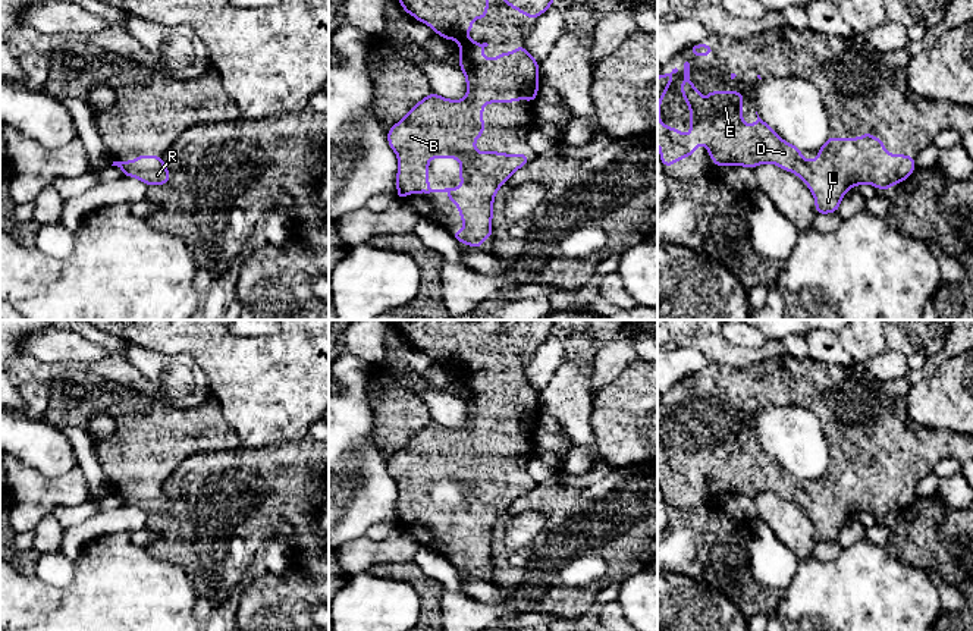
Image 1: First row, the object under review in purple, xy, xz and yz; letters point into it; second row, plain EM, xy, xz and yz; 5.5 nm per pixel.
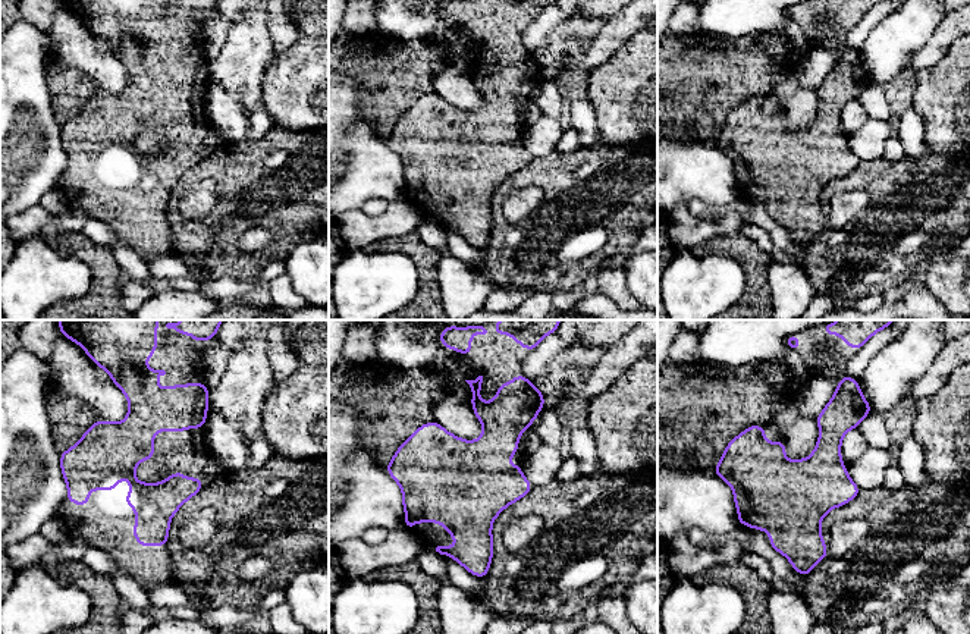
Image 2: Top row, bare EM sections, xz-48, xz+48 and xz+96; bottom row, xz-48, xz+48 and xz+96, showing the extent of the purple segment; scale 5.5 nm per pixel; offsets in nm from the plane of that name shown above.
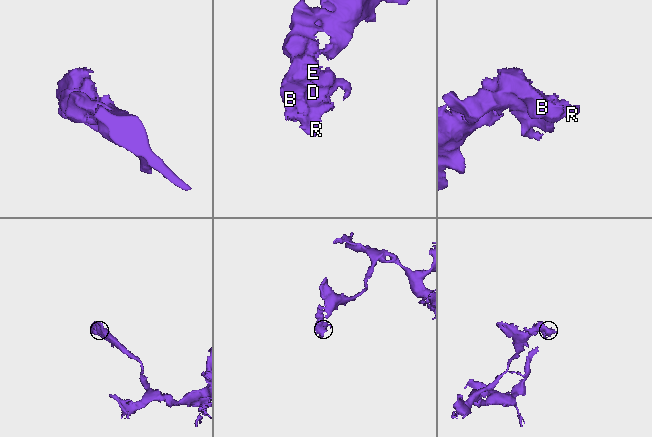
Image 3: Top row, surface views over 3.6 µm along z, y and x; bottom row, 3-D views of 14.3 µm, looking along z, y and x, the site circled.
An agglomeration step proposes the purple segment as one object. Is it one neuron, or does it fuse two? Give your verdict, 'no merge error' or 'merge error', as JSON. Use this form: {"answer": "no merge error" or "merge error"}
{"answer": "no merge error"}

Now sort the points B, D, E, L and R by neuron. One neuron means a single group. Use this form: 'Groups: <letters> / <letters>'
Groups: B D E L R

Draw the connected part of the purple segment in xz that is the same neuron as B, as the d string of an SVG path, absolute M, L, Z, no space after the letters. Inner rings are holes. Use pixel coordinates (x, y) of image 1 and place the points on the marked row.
M399 0L402 9L417 21L427 23L445 40L459 43L459 68L467 79L465 100L446 100L436 92L430 92L418 101L408 114L387 131L387 142L396 153L399 167L396 175L396 200L404 201L407 194L448 192L449 203L459 207L459 217L467 225L465 230L452 230L452 236L462 244L480 249L481 241L493 235L492 216L493 200L498 189L520 167L530 161L530 154L502 154L498 151L478 153L474 142L484 134L483 106L486 103L512 103L528 100L536 103L539 91L539 60L533 59L525 45L518 45L511 53L500 53L496 59L484 59L483 48L487 43L478 44L468 40L473 29L473 18L486 19L486 7L490 0ZM433 157L461 160L459 179L462 188L431 189L429 186L429 160Z

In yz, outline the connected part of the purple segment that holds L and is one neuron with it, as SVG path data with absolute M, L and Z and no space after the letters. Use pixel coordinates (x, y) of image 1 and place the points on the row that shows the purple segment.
M684 63L684 82L678 90L684 94L684 101L690 106L690 136L685 138L684 132L678 132L674 126L660 125L660 100L666 95L668 87L672 84L672 75L678 69L672 69L671 73L662 73L657 76L657 144L660 145L659 158L663 167L671 167L674 161L681 161L685 156L696 154L696 145L704 144L707 147L707 154L713 158L713 166L746 166L754 169L762 163L773 163L778 167L795 173L812 191L816 205L815 210L817 214L835 213L839 210L841 200L844 194L860 183L870 183L878 189L886 191L895 183L900 183L910 178L914 172L916 156L901 156L895 153L894 156L888 154L883 148L882 138L873 138L872 132L864 132L861 138L837 138L829 136L828 141L817 150L819 157L806 161L803 153L792 144L779 138L776 131L773 131L766 122L763 122L759 114L753 126L743 123L743 98L741 91L707 91L707 106L701 107L701 91L697 90L690 82L690 63Z

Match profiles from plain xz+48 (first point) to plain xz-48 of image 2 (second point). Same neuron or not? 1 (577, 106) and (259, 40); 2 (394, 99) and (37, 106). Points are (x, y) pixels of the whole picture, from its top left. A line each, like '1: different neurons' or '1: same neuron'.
1: same neuron
2: different neurons

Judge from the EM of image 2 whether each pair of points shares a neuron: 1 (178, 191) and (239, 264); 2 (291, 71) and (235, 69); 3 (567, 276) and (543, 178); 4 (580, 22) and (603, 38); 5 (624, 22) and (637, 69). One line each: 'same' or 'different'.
1: same
2: different
3: same
4: different
5: different

